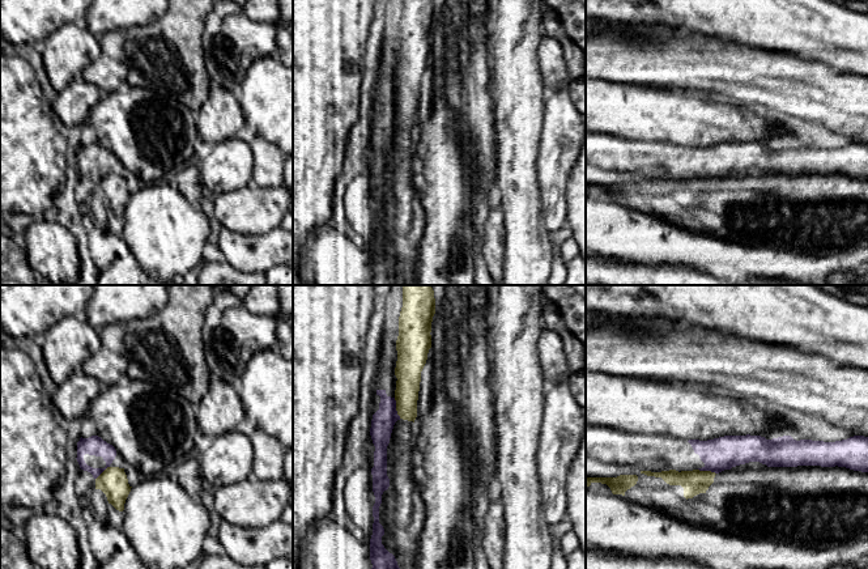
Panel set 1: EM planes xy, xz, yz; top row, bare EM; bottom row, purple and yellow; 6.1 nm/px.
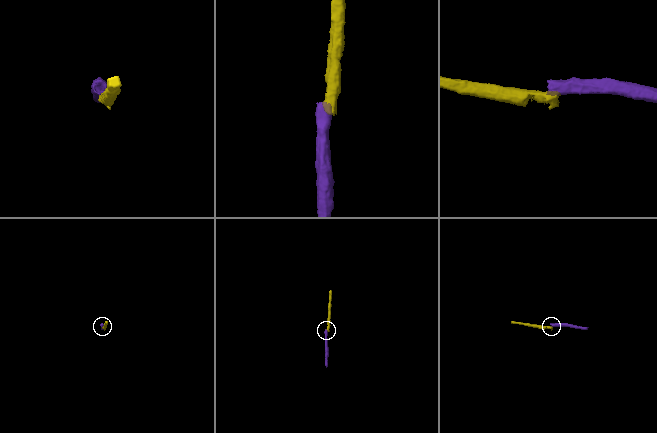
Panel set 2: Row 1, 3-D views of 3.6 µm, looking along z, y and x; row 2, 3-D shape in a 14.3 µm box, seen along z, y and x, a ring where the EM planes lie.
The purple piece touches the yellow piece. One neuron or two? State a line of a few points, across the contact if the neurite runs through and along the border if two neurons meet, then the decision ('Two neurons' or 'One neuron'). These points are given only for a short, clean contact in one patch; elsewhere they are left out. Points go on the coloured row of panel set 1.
Line: xz (394, 398), (396, 413), (400, 417). Two neurons

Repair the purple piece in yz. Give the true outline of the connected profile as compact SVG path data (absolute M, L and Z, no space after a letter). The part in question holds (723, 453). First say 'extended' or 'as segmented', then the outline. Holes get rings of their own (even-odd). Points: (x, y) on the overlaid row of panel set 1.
extended | M586 425L586 457L651 472L699 470L719 474L749 462L767 467L838 466L868 472L868 437L824 442L746 434L685 441Z

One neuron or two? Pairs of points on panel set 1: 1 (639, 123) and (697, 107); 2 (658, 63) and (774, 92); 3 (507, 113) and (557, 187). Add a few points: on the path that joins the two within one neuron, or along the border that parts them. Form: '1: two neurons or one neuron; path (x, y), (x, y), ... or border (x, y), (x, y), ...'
1: one neuron; path (654, 115), (683, 115)
2: one neuron; path (686, 63), (710, 64), (745, 76)
3: two neurons; border (543, 127), (536, 160), (539, 187)

